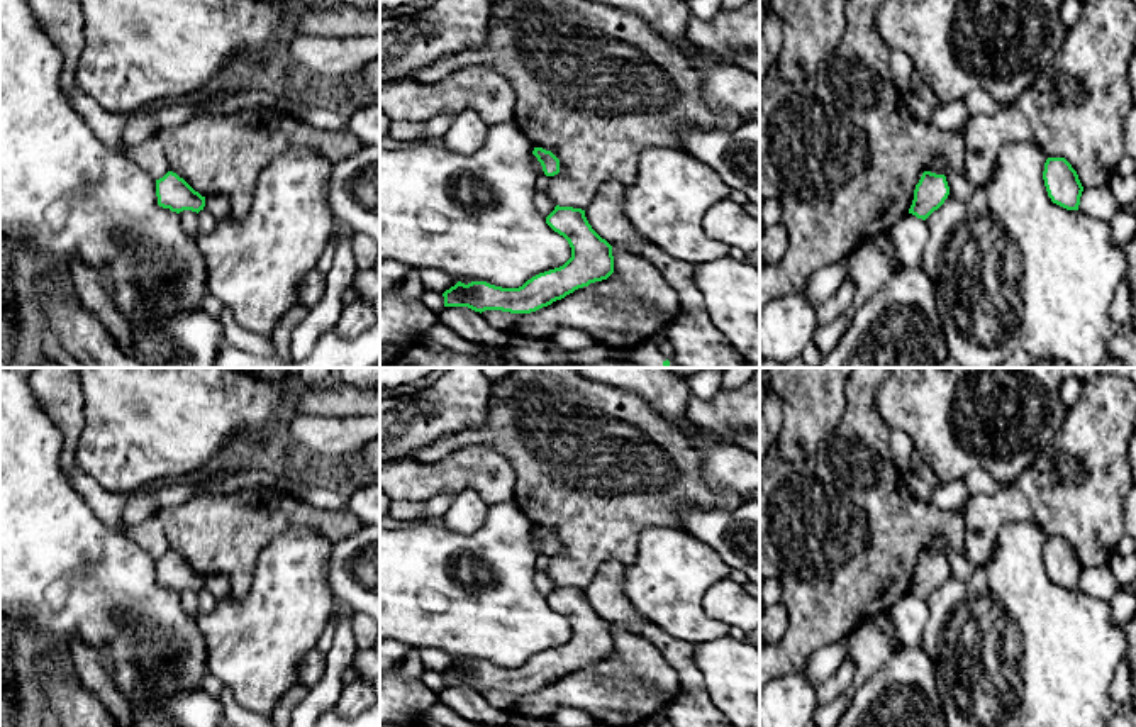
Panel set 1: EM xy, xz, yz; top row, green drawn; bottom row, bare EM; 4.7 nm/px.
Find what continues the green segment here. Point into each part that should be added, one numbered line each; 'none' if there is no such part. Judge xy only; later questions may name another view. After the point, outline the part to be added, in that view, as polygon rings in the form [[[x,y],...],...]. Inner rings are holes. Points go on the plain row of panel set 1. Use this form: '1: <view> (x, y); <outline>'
none

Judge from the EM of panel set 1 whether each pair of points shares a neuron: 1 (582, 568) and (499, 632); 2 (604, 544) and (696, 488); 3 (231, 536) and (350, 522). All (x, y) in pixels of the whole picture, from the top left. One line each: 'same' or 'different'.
1: different
2: same
3: same

